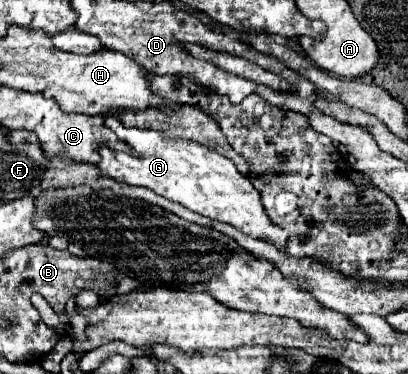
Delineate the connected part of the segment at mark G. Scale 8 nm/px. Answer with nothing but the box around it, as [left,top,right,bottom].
[100,116,288,252]

